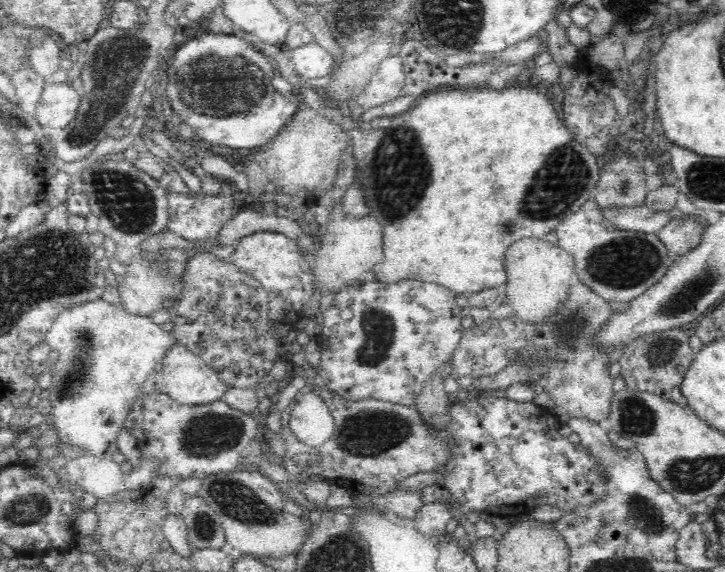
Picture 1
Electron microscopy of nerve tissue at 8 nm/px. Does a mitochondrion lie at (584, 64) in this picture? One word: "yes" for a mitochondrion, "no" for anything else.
no

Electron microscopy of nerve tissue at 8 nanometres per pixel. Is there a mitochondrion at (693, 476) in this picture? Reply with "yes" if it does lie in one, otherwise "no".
yes

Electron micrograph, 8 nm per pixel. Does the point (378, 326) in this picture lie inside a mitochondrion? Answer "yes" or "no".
yes

